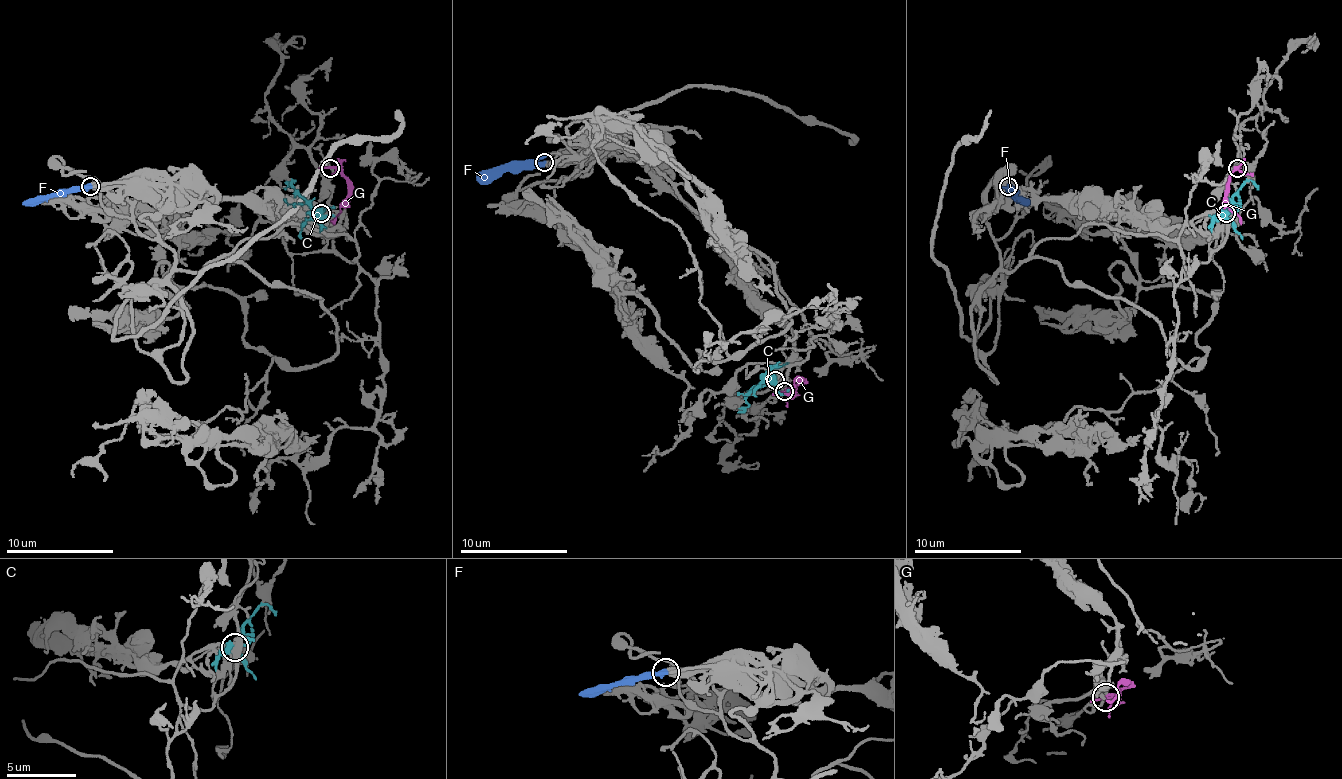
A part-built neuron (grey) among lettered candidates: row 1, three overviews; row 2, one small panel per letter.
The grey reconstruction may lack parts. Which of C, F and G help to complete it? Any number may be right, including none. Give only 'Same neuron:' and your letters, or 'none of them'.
Same neuron: F

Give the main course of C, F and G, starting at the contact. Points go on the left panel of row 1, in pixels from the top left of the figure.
C: (320, 213), (291, 183), (293, 180), (283, 188)
F: (89, 186), (35, 197), (22, 205)
G: (331, 167), (347, 180), (347, 199), (331, 223)

